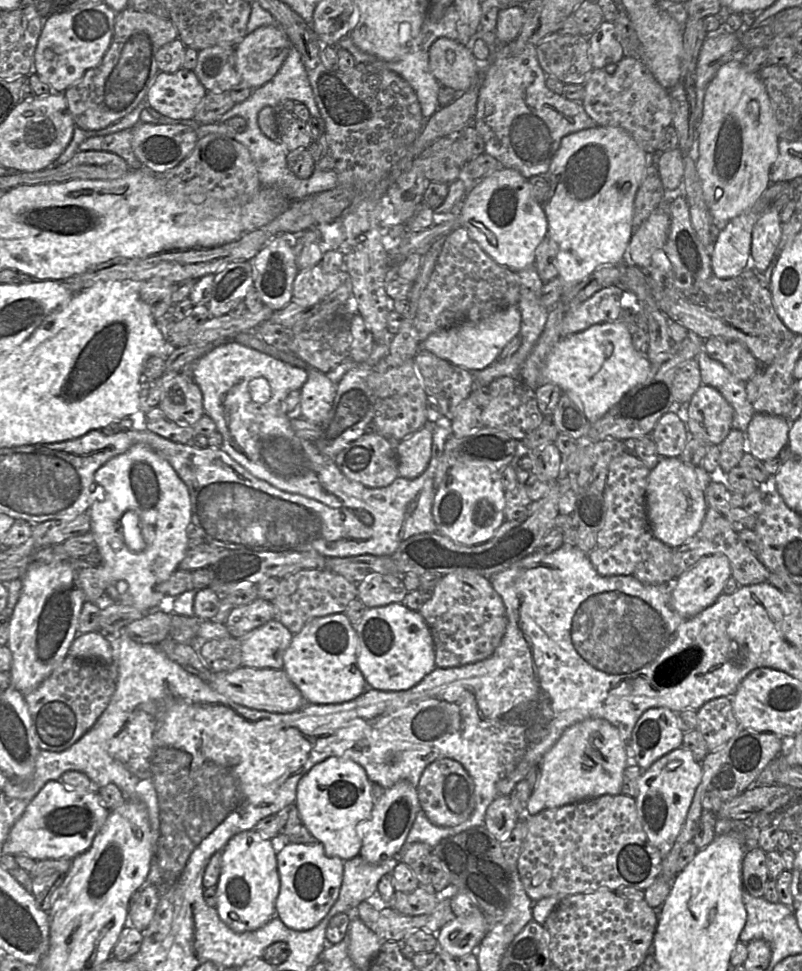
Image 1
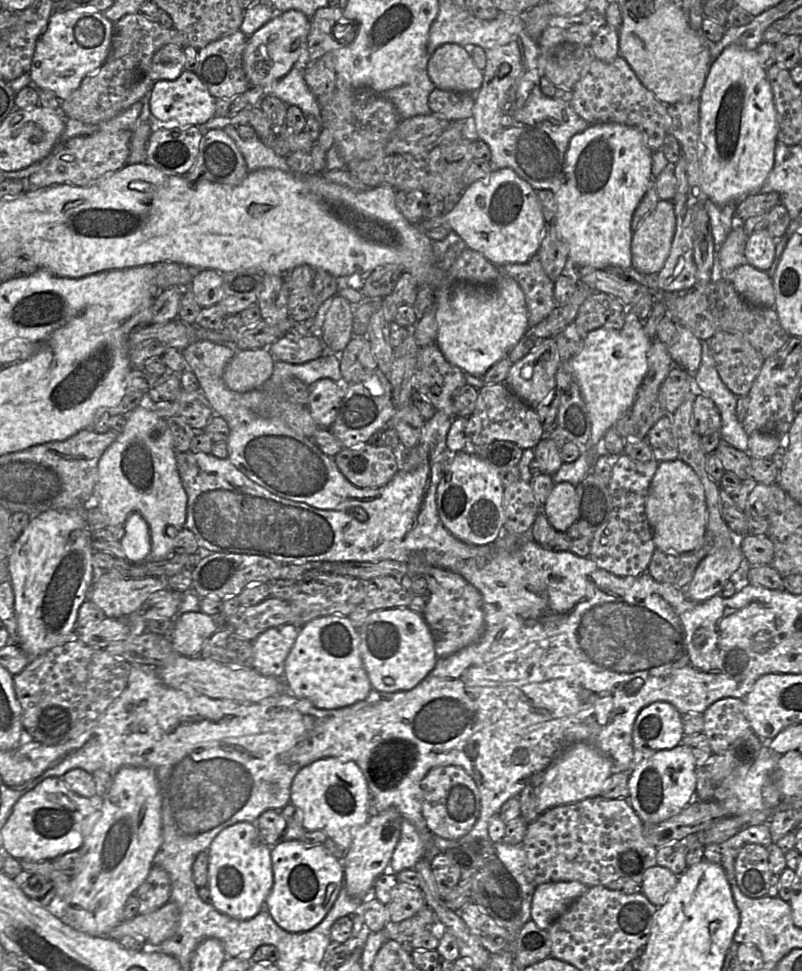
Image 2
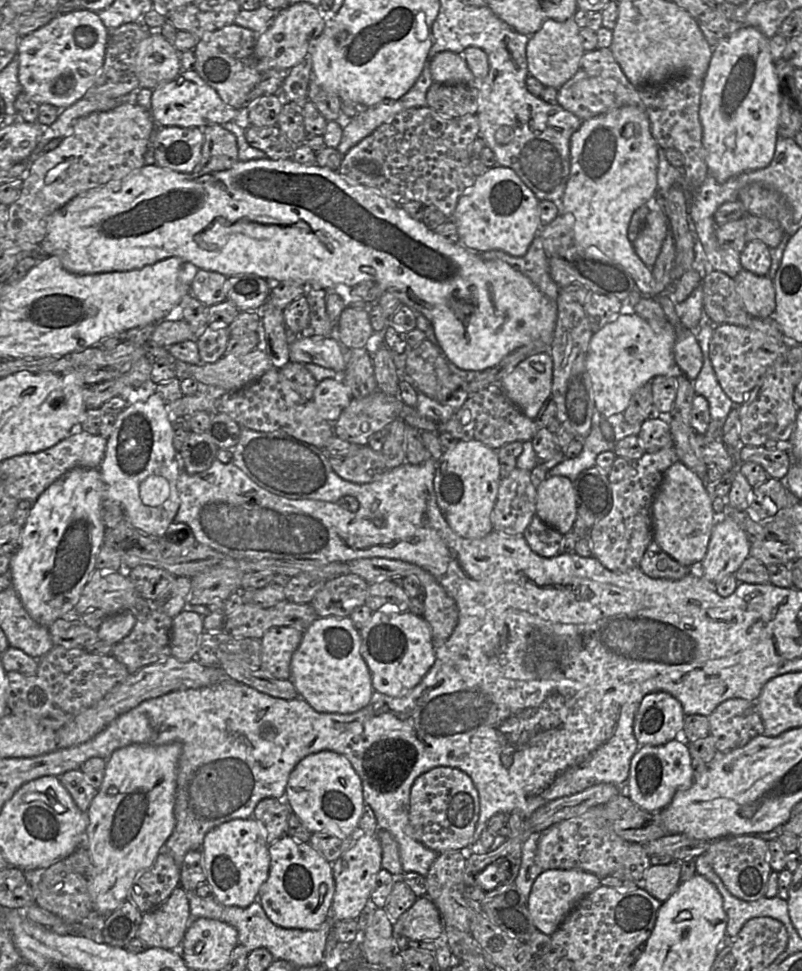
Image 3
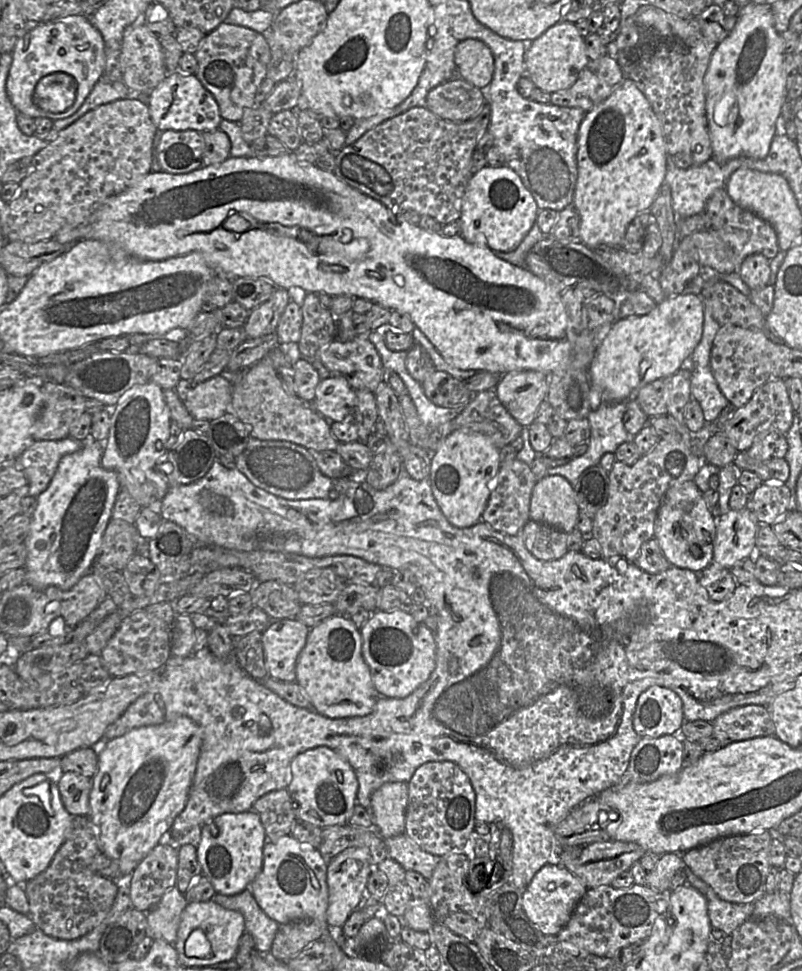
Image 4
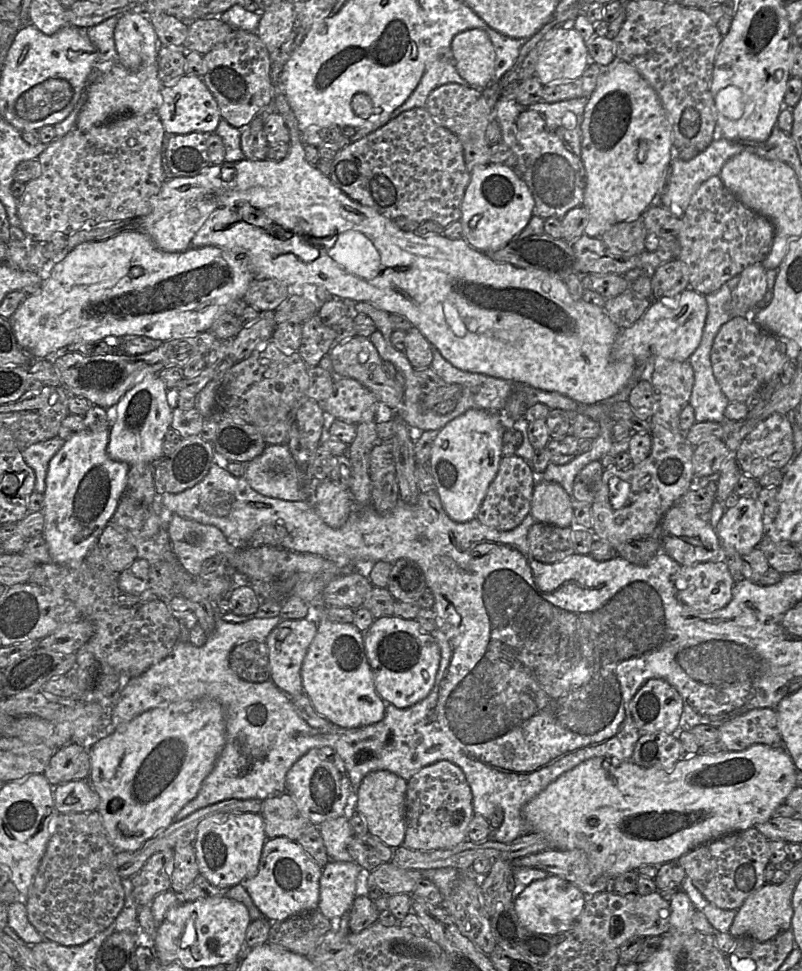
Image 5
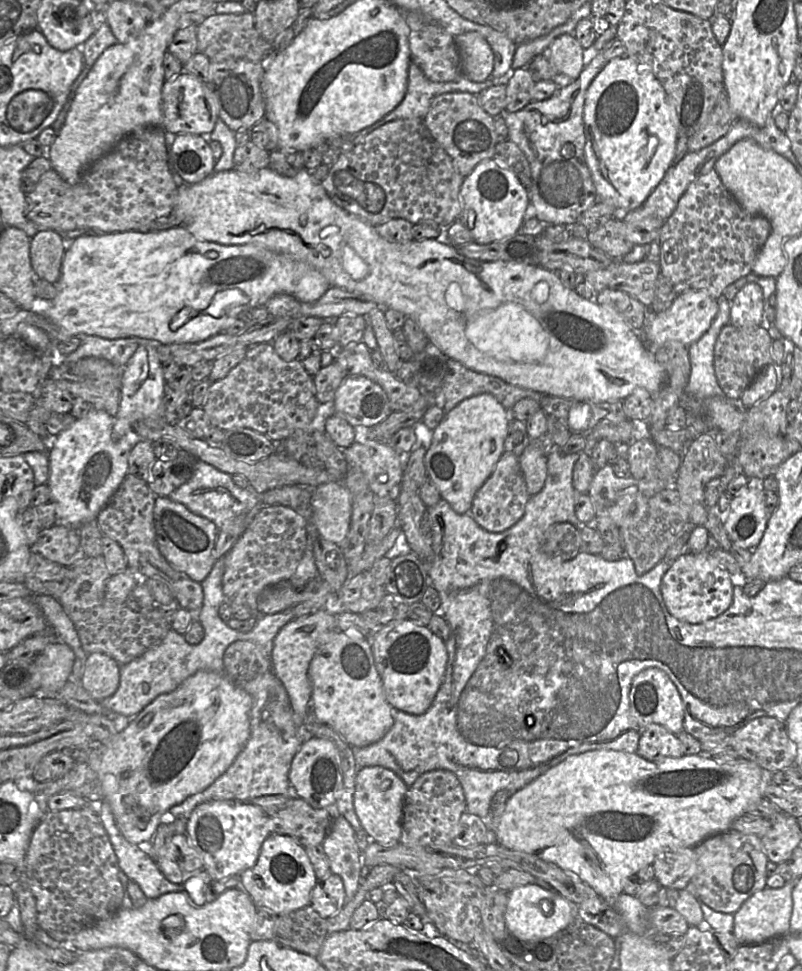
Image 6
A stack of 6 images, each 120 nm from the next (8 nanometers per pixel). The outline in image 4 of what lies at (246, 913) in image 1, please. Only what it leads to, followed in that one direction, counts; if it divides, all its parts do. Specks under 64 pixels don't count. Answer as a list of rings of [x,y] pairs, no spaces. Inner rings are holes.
[[[255,811],[224,813],[216,816],[201,829],[197,858],[202,874],[208,878],[218,894],[241,893],[249,889],[250,884],[262,870],[265,843],[265,829]]]

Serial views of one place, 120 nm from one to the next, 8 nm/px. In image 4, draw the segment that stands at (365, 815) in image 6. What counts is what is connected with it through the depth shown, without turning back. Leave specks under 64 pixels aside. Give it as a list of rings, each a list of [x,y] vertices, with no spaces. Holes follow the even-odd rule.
[[[388,782],[371,796],[373,826],[383,838],[405,833],[408,805],[408,785],[404,782]]]

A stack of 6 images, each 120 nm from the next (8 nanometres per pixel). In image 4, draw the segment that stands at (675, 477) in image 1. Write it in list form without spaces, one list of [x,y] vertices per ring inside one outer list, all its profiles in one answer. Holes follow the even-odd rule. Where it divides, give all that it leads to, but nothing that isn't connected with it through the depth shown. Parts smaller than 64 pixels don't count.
[[[693,481],[672,486],[665,493],[655,521],[654,538],[672,566],[697,574],[713,563],[717,519]]]

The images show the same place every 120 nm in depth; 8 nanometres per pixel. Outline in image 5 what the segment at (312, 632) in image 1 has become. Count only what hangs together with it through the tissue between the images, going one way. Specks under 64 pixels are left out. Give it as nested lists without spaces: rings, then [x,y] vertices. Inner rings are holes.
[[[354,562],[337,567],[339,571],[325,572],[298,582],[289,595],[296,595],[305,602],[318,623],[317,633],[301,667],[303,693],[309,697],[317,713],[332,724],[357,728],[381,721],[385,716],[386,703],[375,689],[373,672],[365,652],[364,633],[353,623],[335,623],[323,618],[326,607],[323,592],[326,586],[337,577],[357,570]]]

